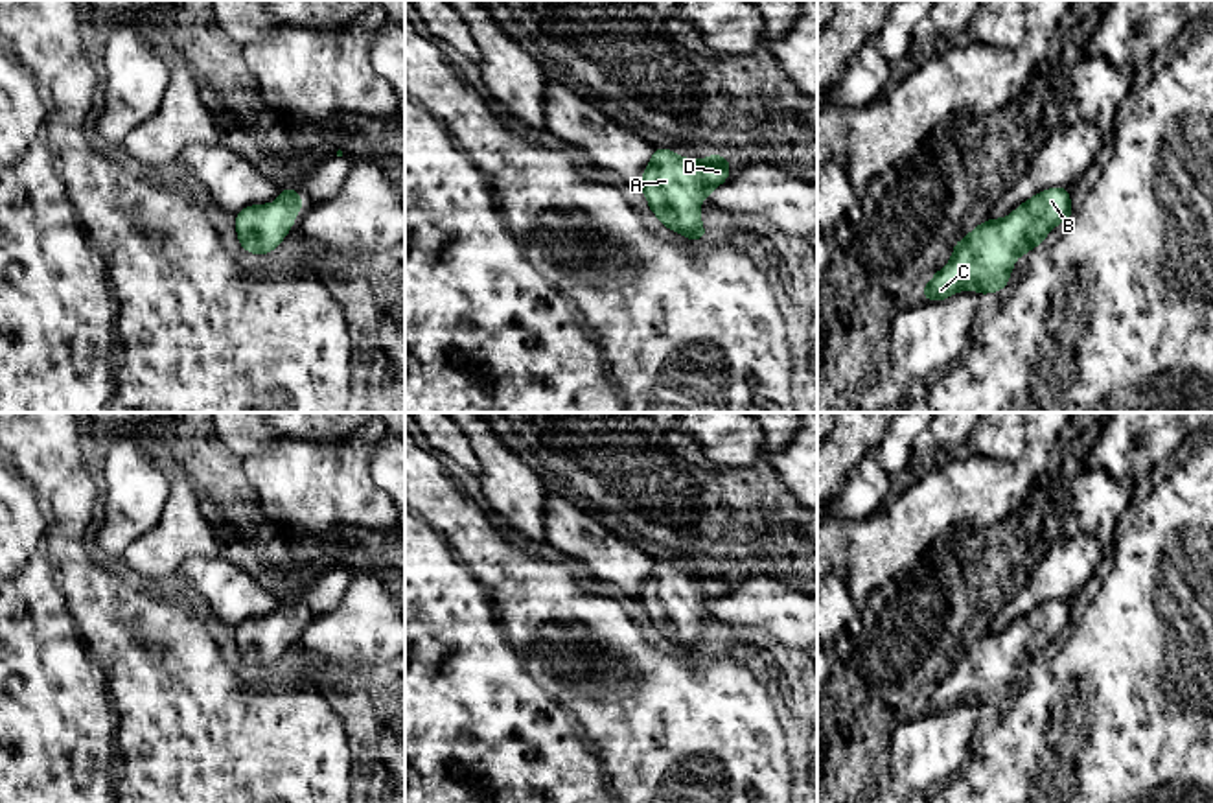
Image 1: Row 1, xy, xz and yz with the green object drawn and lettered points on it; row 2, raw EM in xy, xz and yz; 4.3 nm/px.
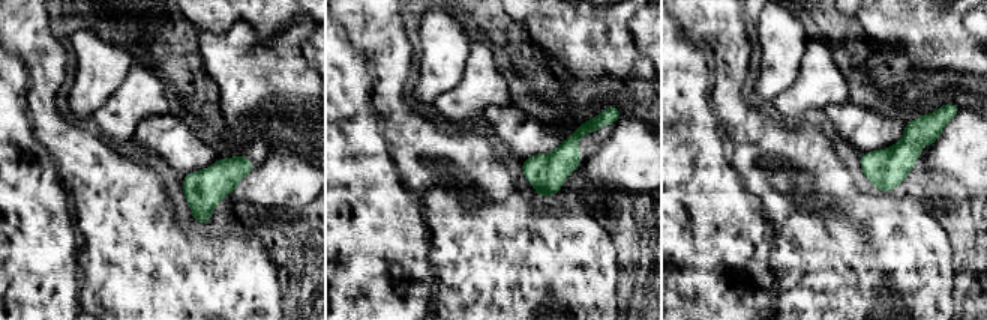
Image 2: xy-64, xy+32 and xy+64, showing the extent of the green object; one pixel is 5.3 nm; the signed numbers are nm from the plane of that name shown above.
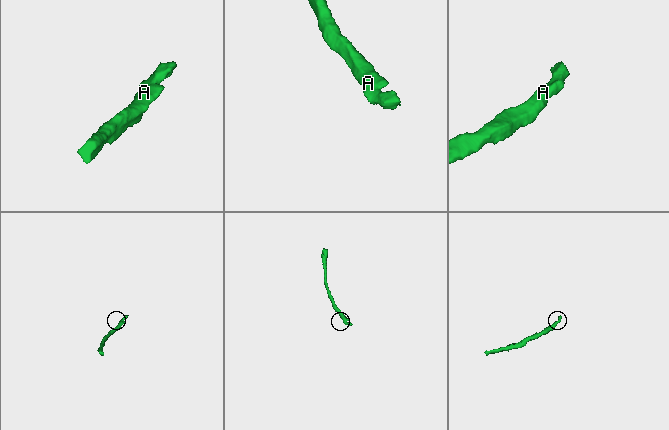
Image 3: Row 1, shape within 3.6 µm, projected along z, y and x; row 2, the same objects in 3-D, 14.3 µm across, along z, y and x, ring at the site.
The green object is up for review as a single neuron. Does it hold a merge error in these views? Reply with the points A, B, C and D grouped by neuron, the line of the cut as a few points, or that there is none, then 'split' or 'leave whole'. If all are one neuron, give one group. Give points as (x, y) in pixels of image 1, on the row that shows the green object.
A B C D; no cut; leave whole

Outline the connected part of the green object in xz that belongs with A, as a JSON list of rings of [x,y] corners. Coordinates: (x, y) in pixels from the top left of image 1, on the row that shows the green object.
[[[655,147],[641,188],[663,227],[681,232],[690,241],[709,236],[698,210],[701,201],[727,179],[729,158],[722,155],[690,160],[670,149]]]

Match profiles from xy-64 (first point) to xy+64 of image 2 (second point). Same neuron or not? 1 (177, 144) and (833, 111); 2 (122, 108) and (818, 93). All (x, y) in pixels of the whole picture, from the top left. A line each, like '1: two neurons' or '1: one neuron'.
1: one neuron
2: one neuron

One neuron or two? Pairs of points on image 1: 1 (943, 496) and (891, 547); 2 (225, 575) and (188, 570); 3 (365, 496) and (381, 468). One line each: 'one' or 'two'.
1: one
2: one
3: two

